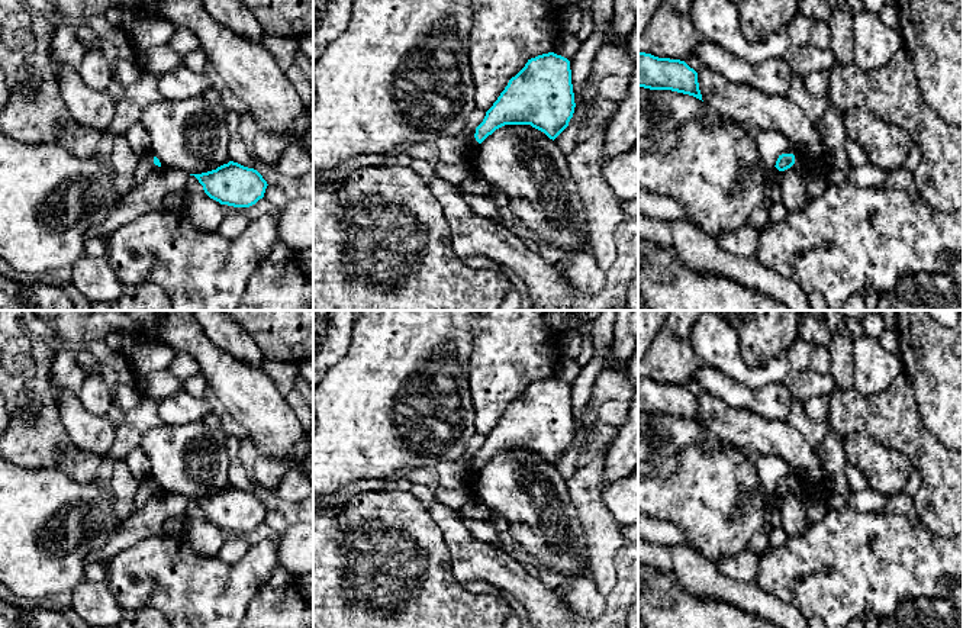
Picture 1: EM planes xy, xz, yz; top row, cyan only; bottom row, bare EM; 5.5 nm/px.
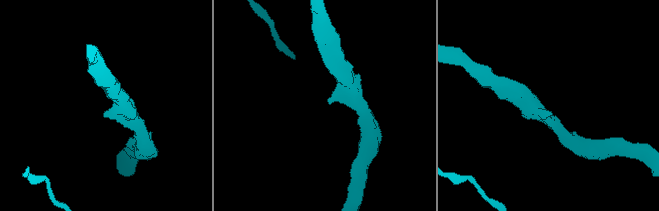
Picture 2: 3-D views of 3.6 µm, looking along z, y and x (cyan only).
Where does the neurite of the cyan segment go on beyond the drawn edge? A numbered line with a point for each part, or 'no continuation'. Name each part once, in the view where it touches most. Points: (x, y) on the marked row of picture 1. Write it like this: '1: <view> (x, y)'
1: yz (799, 166)

